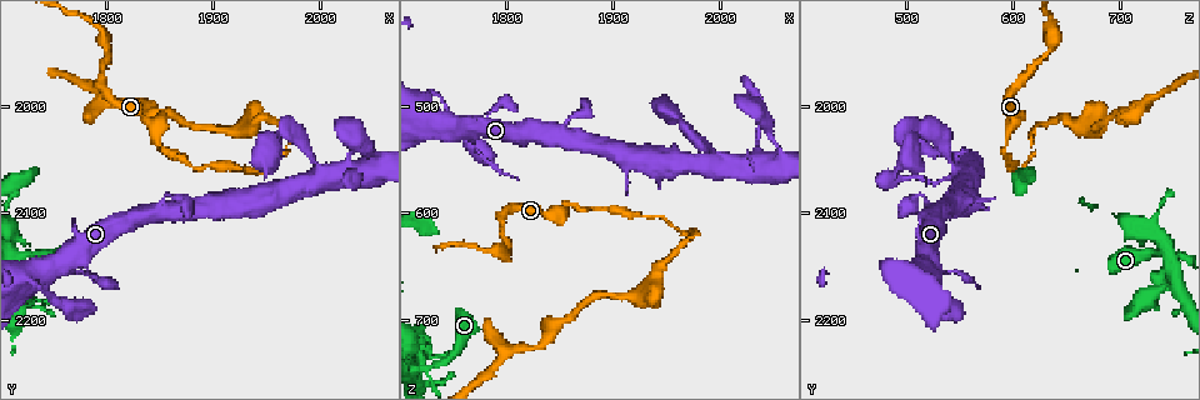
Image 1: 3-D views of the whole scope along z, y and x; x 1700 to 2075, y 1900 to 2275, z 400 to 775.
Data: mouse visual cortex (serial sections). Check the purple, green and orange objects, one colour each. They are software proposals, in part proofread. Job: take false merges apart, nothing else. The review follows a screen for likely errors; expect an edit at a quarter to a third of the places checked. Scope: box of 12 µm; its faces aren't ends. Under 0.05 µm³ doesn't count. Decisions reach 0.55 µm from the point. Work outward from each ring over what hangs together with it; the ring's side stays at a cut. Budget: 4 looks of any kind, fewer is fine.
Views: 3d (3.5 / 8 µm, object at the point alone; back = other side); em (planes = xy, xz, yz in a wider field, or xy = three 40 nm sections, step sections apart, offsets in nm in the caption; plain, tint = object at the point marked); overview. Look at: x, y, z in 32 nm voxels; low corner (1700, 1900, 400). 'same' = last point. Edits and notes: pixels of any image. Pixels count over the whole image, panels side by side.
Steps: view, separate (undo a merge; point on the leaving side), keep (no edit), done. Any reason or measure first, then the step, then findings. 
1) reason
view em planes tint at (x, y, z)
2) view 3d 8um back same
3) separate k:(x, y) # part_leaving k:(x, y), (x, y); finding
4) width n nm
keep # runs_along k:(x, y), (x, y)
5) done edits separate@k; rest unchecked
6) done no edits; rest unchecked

abrupt turn
view 3d 8um at (1726, 2180, 736)

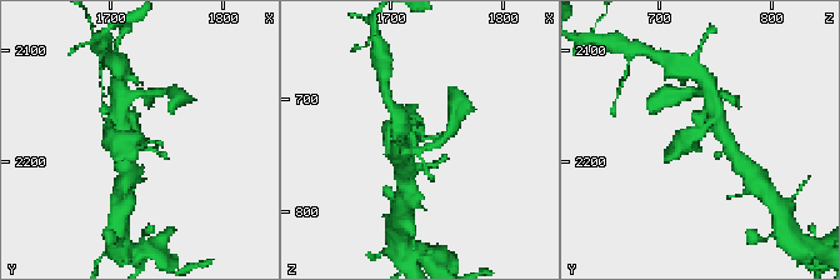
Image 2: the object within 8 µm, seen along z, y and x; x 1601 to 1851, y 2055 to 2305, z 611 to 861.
view em planes tint at (1728, 2180, 736)

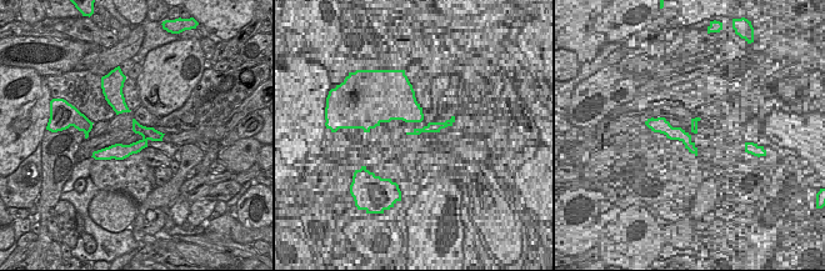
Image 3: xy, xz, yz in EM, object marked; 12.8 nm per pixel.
keep # runs_along 3:(159, 135), (103, 155); all the same cell

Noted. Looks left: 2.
sharp bend
view 3d 3.5um at (1970, 2036, 616)

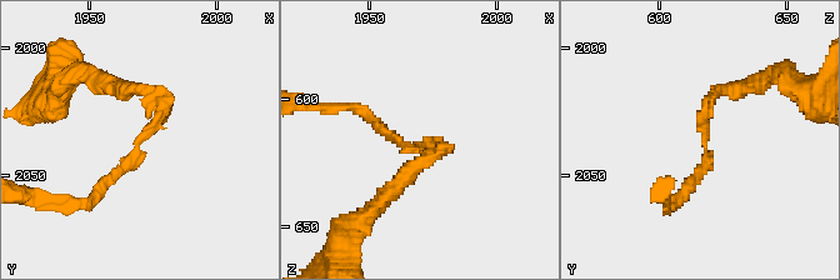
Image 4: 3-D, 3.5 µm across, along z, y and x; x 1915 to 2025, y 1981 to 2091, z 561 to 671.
arm_widths 150, 150 nm
separate 4:(730, 90) # part_leaving 4:(715, 96), (773, 74), (795, 85); two cells meet here

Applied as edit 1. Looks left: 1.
done edits separate@4; rest unchecked

